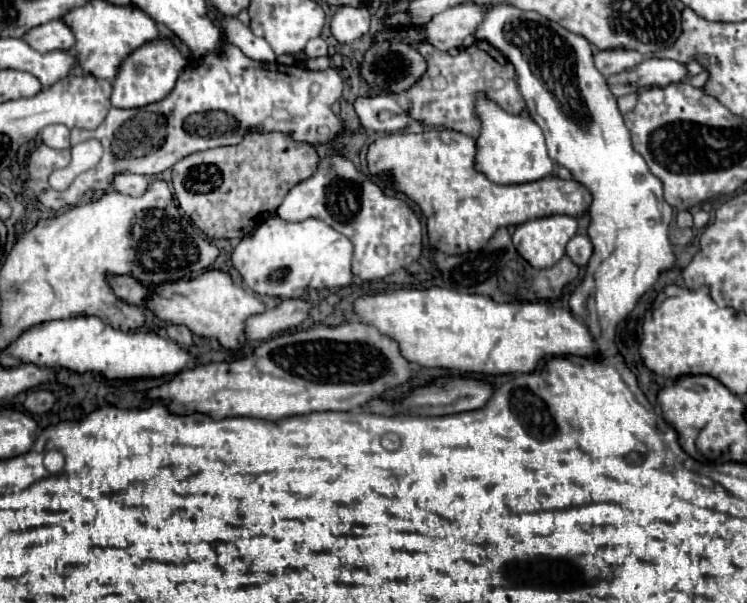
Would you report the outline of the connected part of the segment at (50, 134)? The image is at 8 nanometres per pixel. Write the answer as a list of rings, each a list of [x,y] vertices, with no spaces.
[[[51,124],[41,130],[43,144],[51,148],[69,148],[69,128],[63,124]]]

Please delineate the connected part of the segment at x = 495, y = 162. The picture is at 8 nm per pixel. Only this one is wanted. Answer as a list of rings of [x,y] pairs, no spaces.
[[[487,96],[477,100],[475,114],[481,122],[481,134],[477,138],[475,152],[475,170],[487,176],[495,184],[525,184],[535,182],[553,172],[553,160],[545,148],[545,136],[537,122],[527,116],[515,116],[505,112],[497,102]]]

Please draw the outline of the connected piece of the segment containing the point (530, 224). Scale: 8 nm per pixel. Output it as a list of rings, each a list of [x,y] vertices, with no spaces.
[[[555,214],[555,216],[545,216],[545,218],[535,218],[519,224],[513,232],[513,244],[519,254],[535,268],[551,268],[555,266],[563,254],[567,242],[575,236],[577,232],[577,220],[567,214]]]

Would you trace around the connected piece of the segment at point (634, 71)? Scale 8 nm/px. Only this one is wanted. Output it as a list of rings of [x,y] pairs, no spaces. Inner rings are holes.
[[[651,58],[643,64],[625,70],[621,74],[615,74],[607,80],[609,90],[615,98],[625,96],[629,92],[637,92],[639,88],[651,88],[651,86],[669,86],[675,82],[687,80],[687,66],[675,60],[661,60]]]

